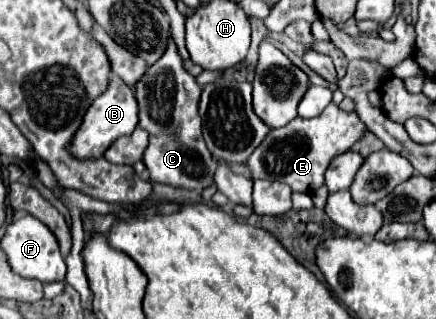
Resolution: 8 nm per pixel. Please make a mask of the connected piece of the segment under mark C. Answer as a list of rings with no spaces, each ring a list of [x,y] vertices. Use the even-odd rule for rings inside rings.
[[[170,41],[162,59],[158,59],[140,83],[136,83],[136,97],[140,103],[140,127],[148,131],[150,143],[144,151],[142,163],[152,181],[166,183],[172,187],[184,189],[206,189],[214,185],[212,173],[216,171],[216,161],[212,159],[204,139],[202,139],[202,121],[196,111],[200,99],[200,87],[194,77],[184,71],[182,59],[176,51],[176,45]]]

